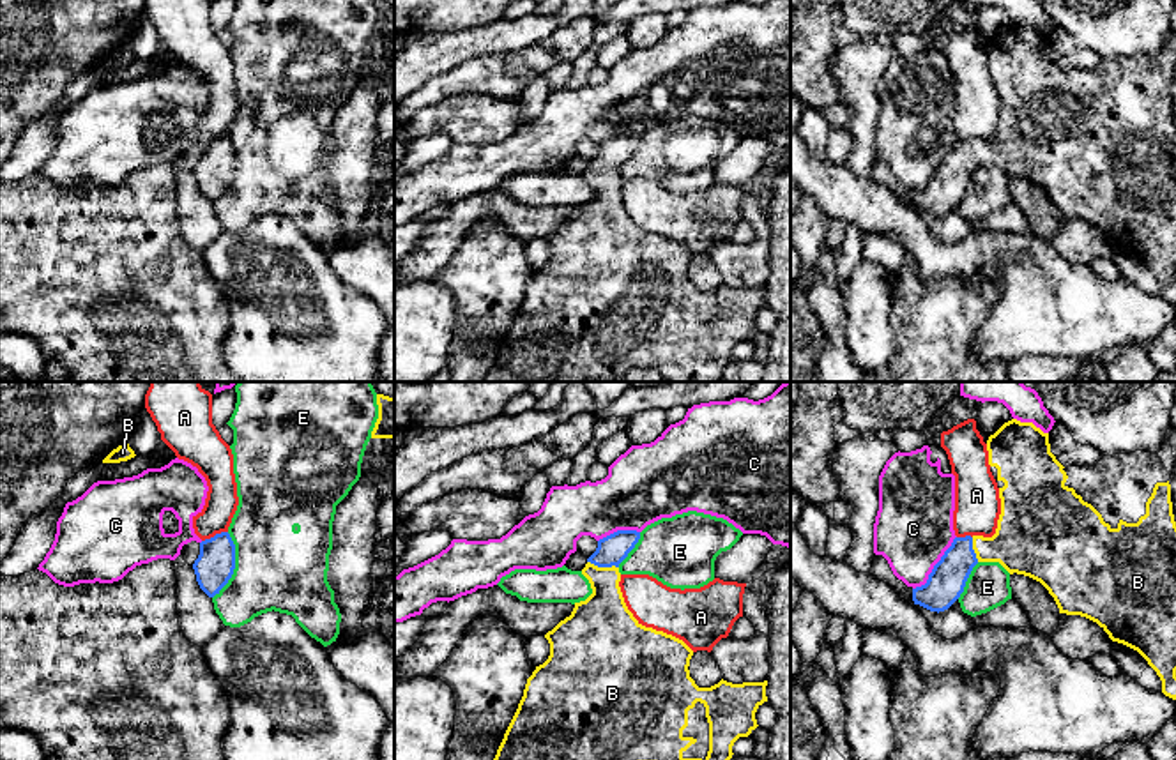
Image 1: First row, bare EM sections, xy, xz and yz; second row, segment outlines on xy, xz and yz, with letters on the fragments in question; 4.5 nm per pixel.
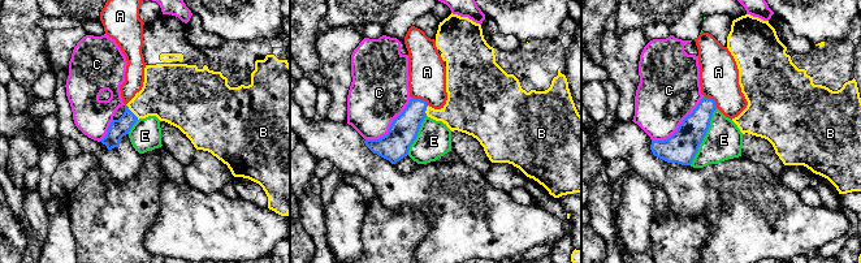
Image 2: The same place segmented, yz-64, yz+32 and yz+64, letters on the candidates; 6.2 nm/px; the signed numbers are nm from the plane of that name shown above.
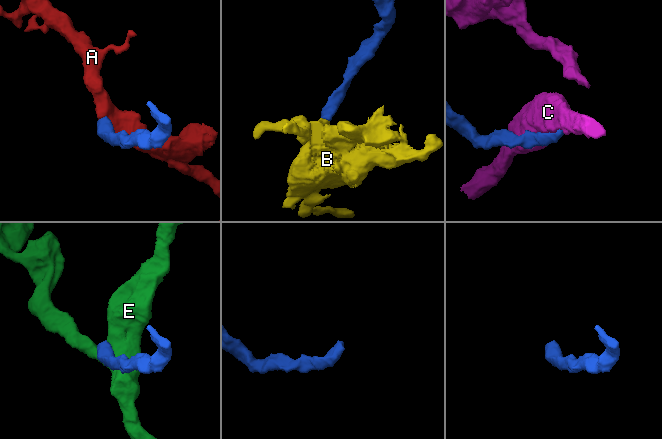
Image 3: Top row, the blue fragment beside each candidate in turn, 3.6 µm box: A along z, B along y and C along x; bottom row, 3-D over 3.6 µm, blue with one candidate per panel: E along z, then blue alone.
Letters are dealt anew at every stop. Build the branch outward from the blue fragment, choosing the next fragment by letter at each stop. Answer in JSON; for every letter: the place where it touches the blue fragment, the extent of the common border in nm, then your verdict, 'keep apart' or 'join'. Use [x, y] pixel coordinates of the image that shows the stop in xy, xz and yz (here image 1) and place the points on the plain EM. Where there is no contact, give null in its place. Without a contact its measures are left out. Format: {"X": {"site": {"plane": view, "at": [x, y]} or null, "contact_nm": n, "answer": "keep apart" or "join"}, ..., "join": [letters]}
{"A": {"site": {"plane": "xy", "at": [216, 138]}, "contact_nm": 130, "answer": "keep apart"}, "B": {"site": {"plane": "xz", "at": [603, 170]}, "contact_nm": 150, "answer": "join"}, "C": {"site": {"plane": "yz", "at": [934, 170]}, "contact_nm": 320, "answer": "keep apart"}, "E": {"site": {"plane": "xy", "at": [234, 170]}, "contact_nm": 320, "answer": "keep apart"}, "join": ["B"]}

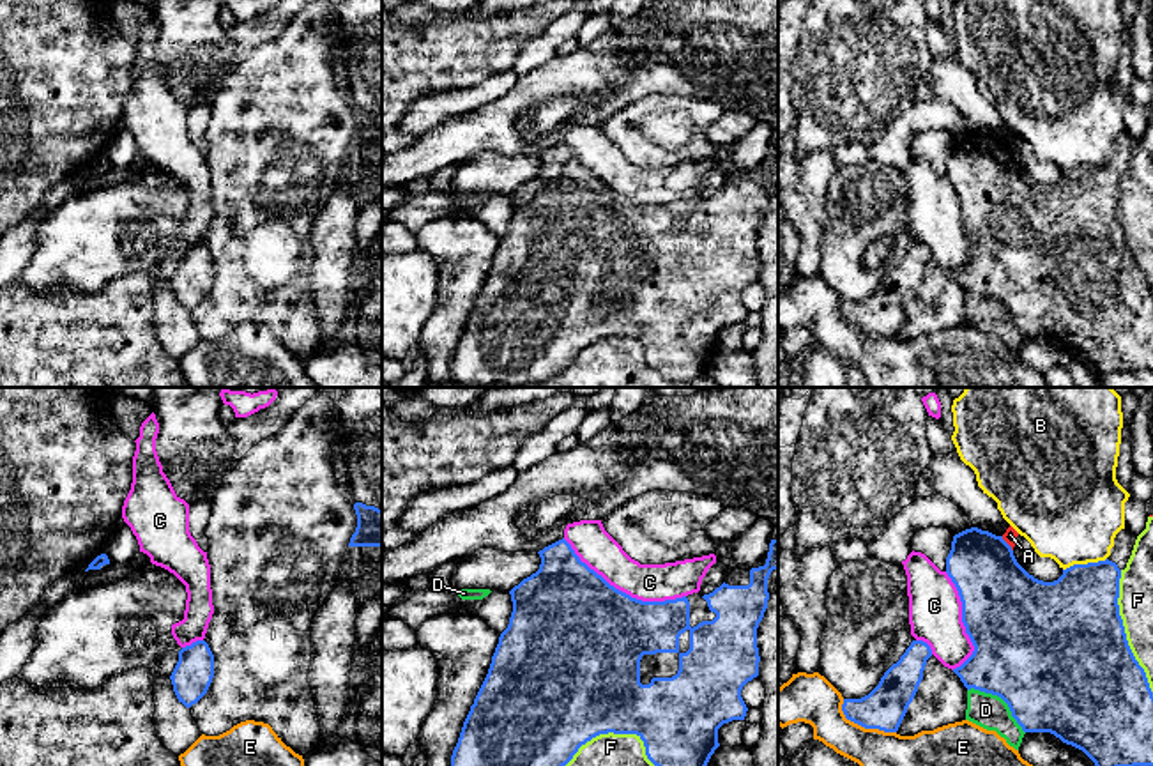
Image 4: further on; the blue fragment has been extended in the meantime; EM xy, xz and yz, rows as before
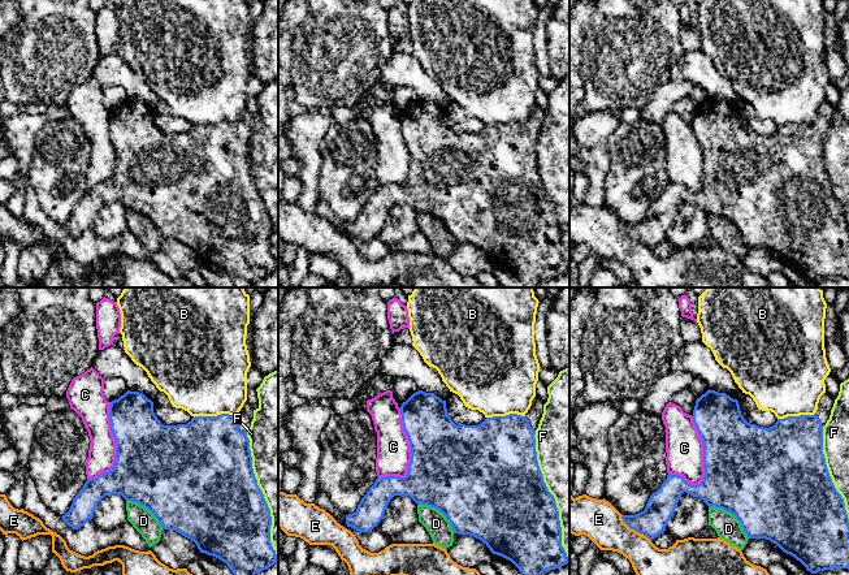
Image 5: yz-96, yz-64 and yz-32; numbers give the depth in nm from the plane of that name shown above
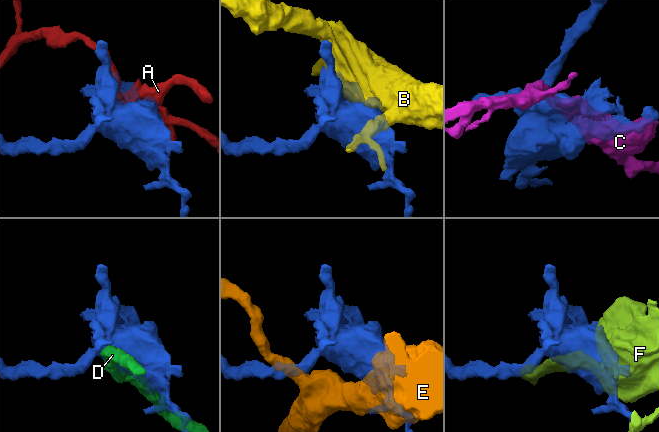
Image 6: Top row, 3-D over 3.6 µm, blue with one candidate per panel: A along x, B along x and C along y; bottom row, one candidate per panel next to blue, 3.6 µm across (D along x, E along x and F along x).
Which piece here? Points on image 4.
{"A": {"site": {"plane": "yz", "at": [1007, 147]}, "contact_nm": 90, "answer": "keep apart"}, "B": {"site": {"plane": "yz", "at": [1084, 168]}, "contact_nm": 200, "answer": "keep apart"}, "C": {"site": {"plane": "xz", "at": [621, 195]}, "contact_nm": 600, "answer": "keep apart"}, "D": {"site": {"plane": "yz", "at": [1001, 301]}, "contact_nm": 340, "answer": "keep apart"}, "E": {"site": {"plane": "yz", "at": [862, 329]}, "contact_nm": 300, "answer": "keep apart"}, "F": {"site": {"plane": "yz", "at": [1123, 236]}, "contact_nm": 600, "answer": "keep apart"}, "join": []}

